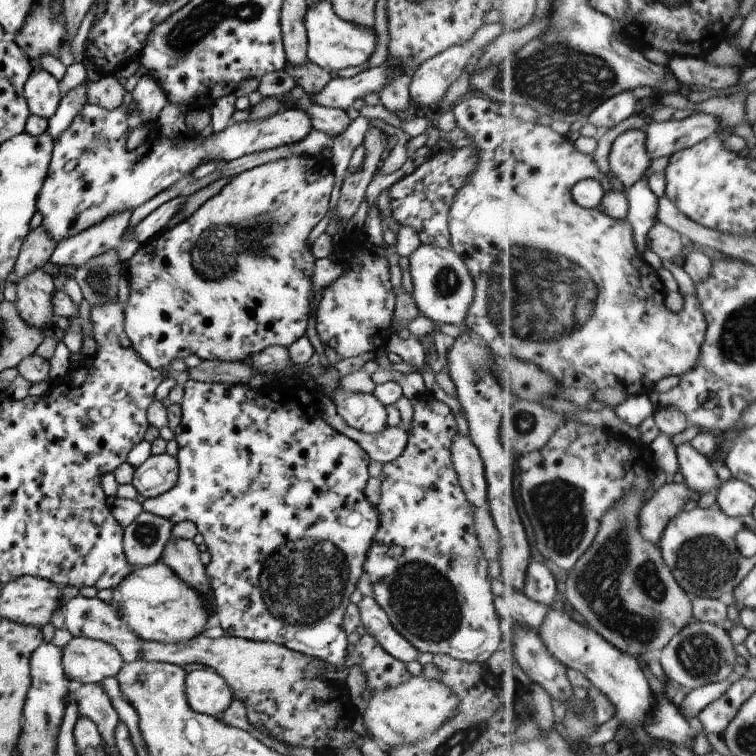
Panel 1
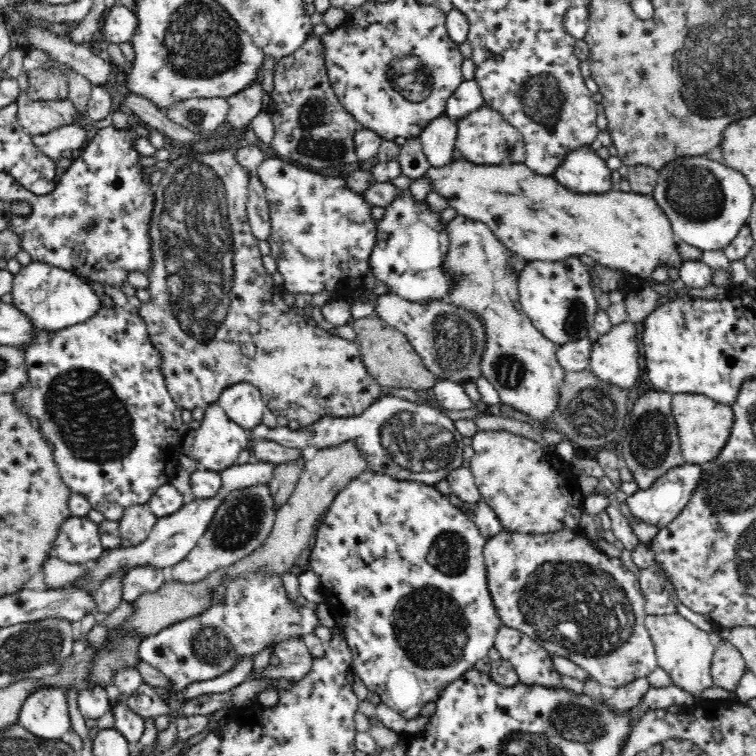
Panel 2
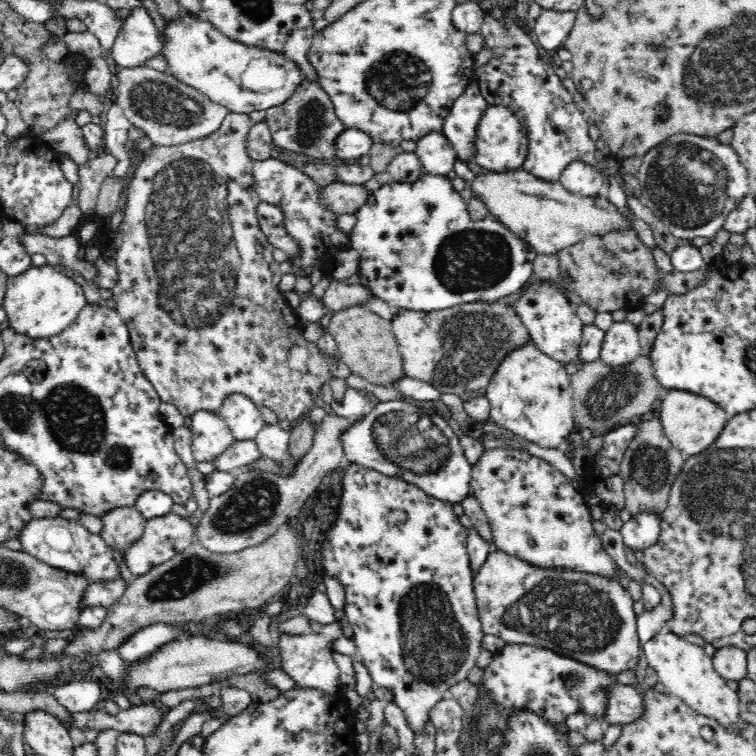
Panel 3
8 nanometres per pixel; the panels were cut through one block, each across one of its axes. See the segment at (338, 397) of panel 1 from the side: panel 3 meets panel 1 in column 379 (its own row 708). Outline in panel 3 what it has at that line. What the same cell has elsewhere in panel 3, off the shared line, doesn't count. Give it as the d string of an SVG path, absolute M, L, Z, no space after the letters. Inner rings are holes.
M348 464L342 478L342 494L338 503L336 522L326 532L326 540L320 548L324 576L332 576L342 584L345 590L345 616L353 630L353 641L357 654L370 673L374 685L393 694L393 701L404 711L408 726L416 733L424 733L424 726L429 720L428 714L436 702L449 696L448 688L466 680L469 672L476 665L476 659L482 652L482 621L478 619L478 607L472 582L474 572L470 567L467 551L467 530L460 524L459 516L454 514L452 504L438 500L426 494L419 486L410 484L398 477L388 477L376 470L364 469L356 464Z

